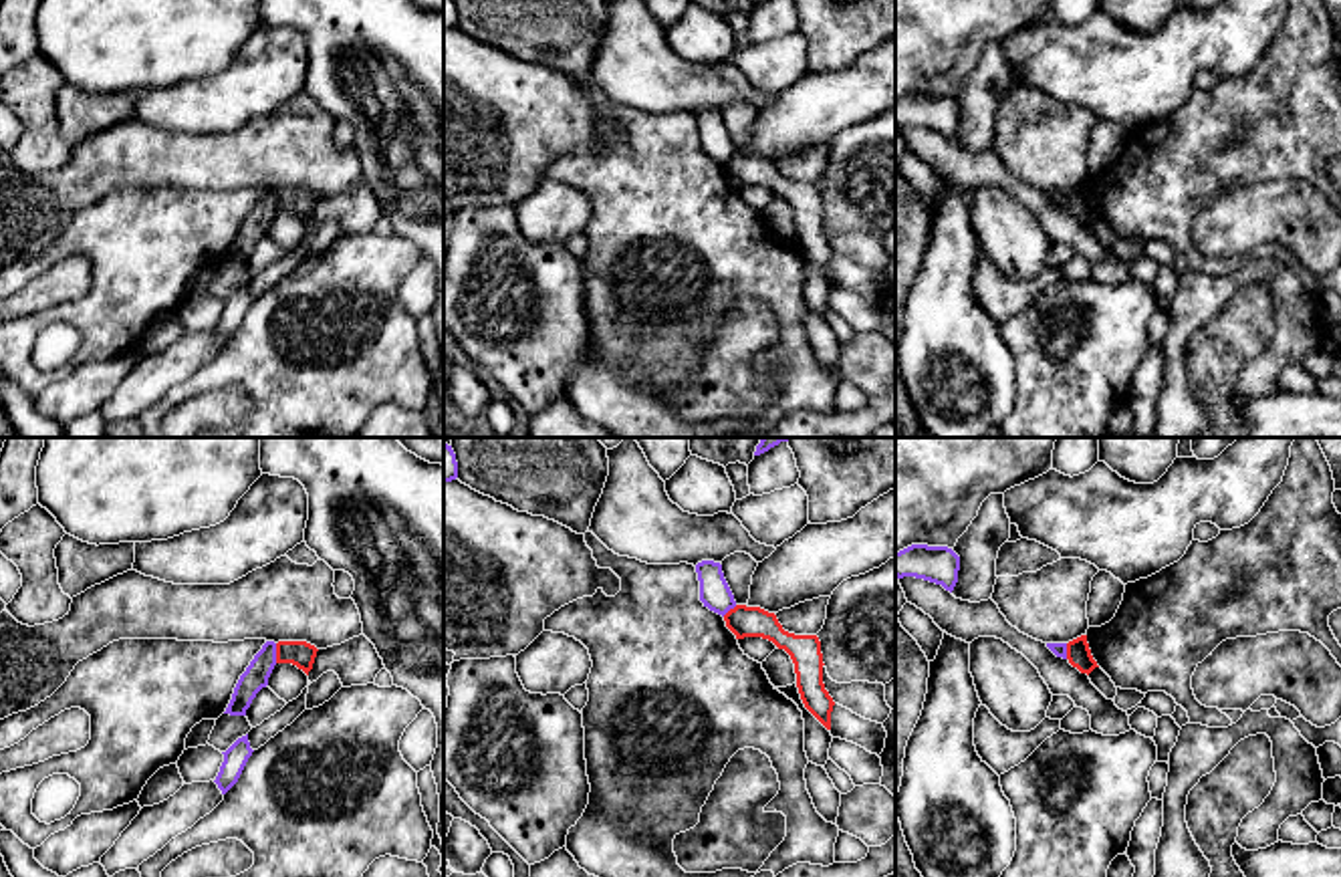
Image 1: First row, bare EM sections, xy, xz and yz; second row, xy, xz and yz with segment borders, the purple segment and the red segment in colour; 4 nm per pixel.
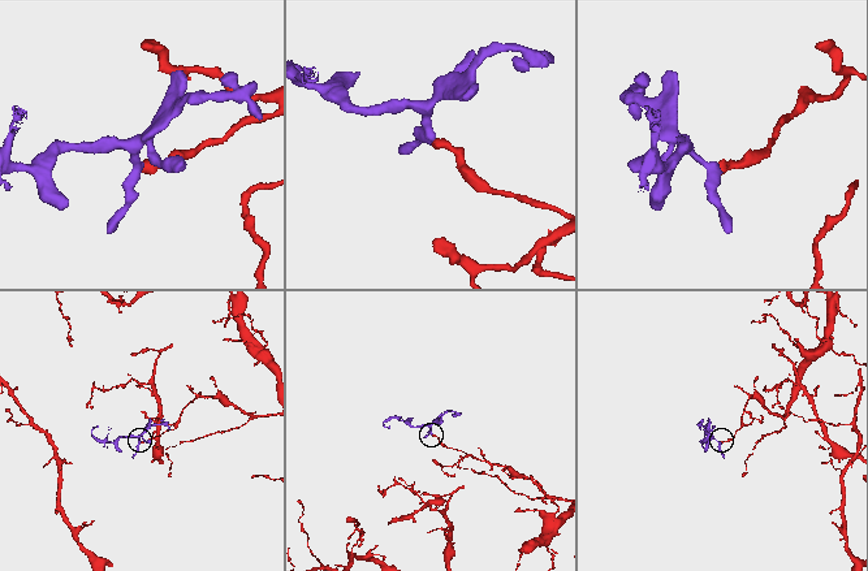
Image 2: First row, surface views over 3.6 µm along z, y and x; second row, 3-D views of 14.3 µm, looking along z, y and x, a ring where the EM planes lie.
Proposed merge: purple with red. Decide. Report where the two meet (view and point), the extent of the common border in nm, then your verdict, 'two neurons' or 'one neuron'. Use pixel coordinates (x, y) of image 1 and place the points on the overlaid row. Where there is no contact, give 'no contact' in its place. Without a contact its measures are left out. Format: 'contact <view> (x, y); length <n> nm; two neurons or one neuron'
contact xy (275, 654); length 80 nm; two neurons

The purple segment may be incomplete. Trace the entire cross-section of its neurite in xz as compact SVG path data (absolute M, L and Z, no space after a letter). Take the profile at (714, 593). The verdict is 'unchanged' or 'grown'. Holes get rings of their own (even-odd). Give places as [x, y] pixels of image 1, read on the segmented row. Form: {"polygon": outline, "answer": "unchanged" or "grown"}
{"polygon": "M702 560L696 565L700 581L700 601L704 607L718 615L726 615L736 607L734 595L724 579L722 565L714 560Z", "answer": "unchanged"}

